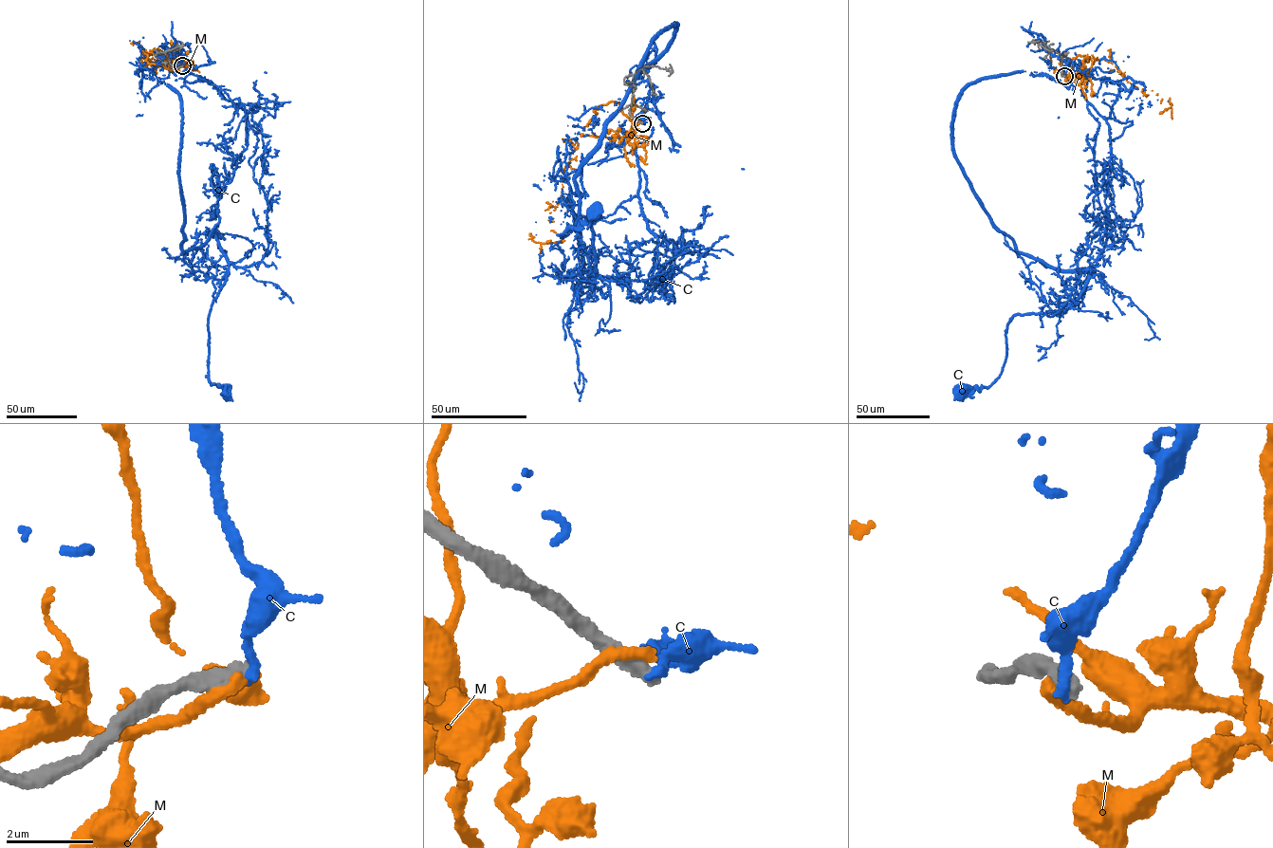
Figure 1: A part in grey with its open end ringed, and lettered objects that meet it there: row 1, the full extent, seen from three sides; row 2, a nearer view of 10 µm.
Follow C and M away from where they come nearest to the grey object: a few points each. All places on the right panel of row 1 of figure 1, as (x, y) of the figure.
C: (1064, 76), (1089, 76), (1137, 212), (1074, 270), (1080, 295), (1013, 316), (1000, 377), (961, 392)
M: (1063, 76), (1060, 60), (1091, 55), (1112, 63), (1145, 95), (1153, 90), (1165, 109), (1172, 104), (1169, 100)

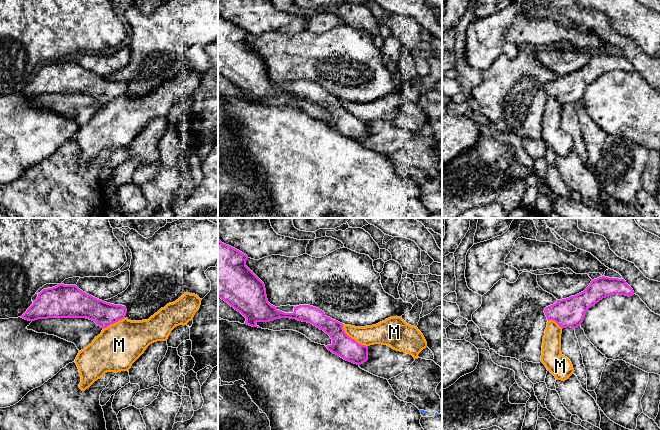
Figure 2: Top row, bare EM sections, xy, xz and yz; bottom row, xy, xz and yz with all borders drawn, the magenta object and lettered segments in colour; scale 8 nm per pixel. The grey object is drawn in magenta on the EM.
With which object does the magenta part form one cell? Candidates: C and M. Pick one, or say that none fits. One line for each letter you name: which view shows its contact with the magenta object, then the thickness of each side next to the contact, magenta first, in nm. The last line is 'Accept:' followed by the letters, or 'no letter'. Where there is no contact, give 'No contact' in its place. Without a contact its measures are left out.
Accept: no letter

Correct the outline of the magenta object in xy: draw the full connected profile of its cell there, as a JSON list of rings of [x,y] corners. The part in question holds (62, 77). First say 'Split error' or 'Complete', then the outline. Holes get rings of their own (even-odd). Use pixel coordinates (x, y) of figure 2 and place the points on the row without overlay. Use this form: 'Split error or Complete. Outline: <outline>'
Complete. Outline: [[[58,60],[43,65],[37,75],[21,92],[28,97],[48,94],[86,94],[101,104],[125,94],[127,85],[99,76],[80,66],[76,61]]]

